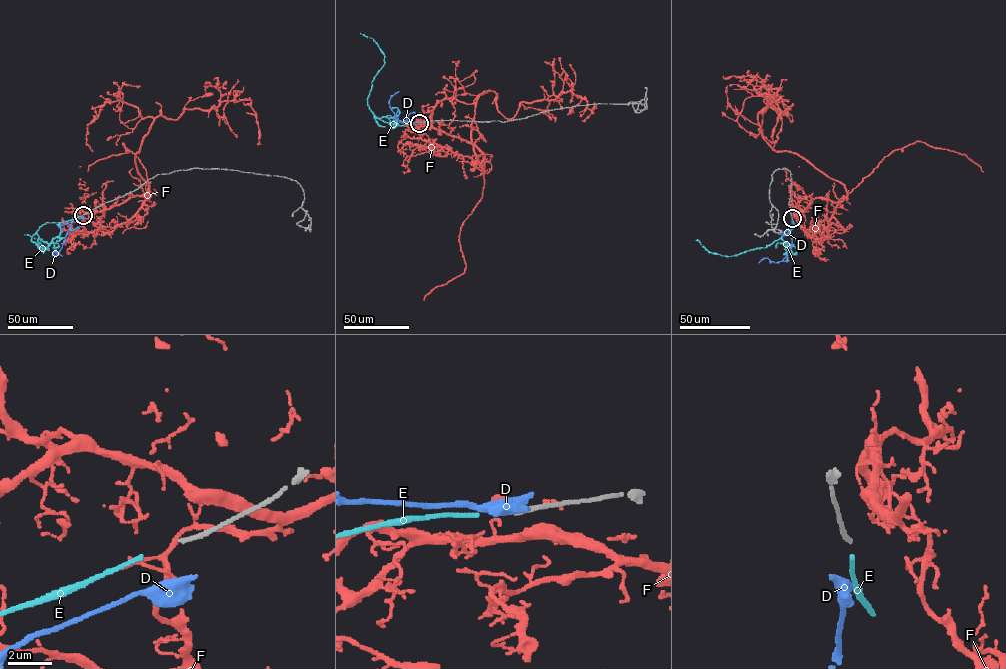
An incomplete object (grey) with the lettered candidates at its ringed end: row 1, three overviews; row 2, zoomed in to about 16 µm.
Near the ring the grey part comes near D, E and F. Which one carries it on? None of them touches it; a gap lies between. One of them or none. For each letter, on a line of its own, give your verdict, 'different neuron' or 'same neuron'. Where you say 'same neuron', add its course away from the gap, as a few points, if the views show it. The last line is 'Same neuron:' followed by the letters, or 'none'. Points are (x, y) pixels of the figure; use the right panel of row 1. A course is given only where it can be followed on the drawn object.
D: different neuron
E: same neuron | via (792, 219), (794, 227), (765, 247), (729, 256), (709, 252), (695, 240)
F: different neuron
Same neuron: E

